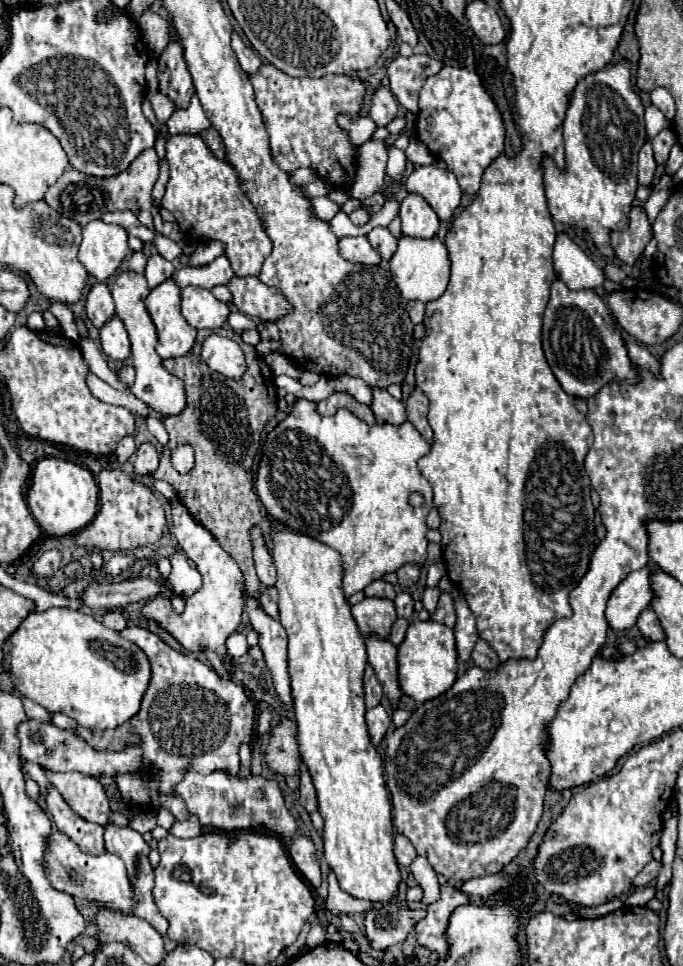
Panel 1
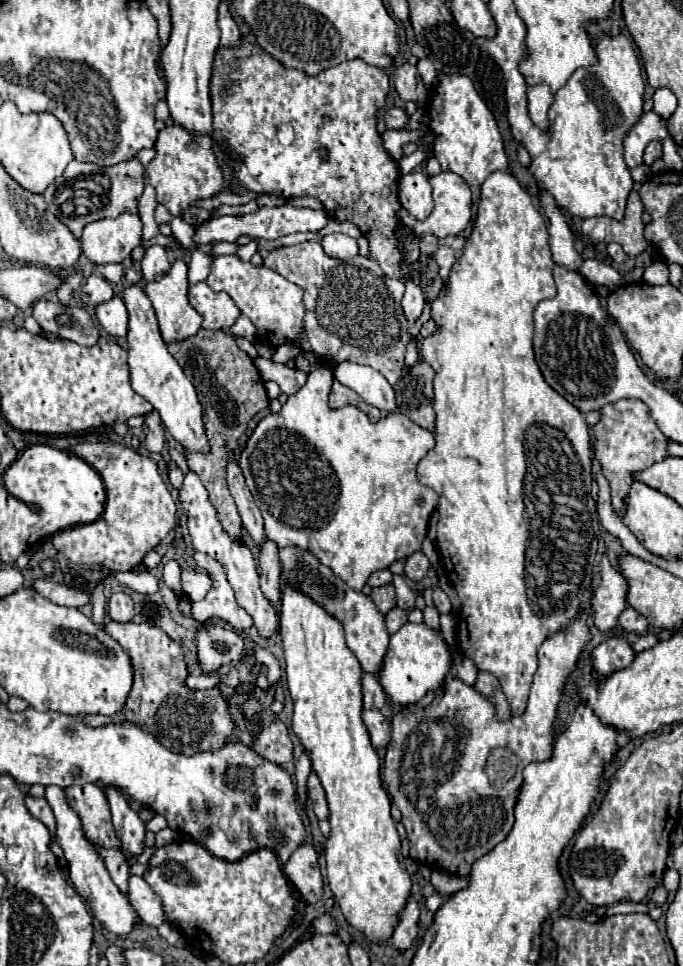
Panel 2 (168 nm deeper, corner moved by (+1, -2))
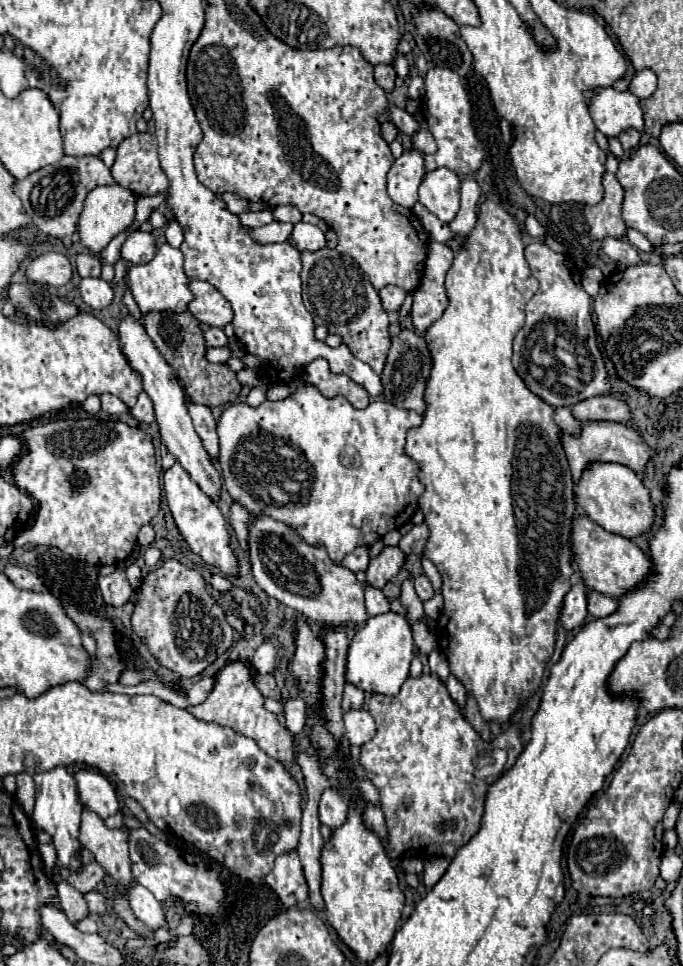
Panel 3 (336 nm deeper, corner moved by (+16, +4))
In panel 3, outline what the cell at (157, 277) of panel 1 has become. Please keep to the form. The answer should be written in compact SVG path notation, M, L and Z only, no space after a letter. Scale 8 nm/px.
M134 230L122 246L122 258L134 266L146 264L148 260L152 260L154 254L156 254L154 236L148 232L142 232L142 230Z

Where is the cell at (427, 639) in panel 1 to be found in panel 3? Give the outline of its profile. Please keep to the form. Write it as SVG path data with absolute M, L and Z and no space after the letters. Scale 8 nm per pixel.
M386 612L380 616L368 618L366 626L356 630L350 648L348 648L348 662L346 662L346 680L364 692L370 694L384 694L396 696L408 678L410 662L414 658L414 640L410 632L410 622L396 614Z

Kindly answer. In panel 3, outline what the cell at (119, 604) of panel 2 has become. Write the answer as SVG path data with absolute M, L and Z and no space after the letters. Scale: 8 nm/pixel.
M116 568L112 574L108 576L100 576L98 578L98 588L102 592L102 598L108 606L124 606L130 598L130 594L134 592L126 580L124 568Z

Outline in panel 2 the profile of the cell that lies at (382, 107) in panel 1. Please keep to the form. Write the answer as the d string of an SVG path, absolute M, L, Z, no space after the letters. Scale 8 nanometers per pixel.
M391 108L387 114L385 114L385 122L387 122L387 128L389 130L395 130L395 128L405 128L407 126L407 112L403 108Z

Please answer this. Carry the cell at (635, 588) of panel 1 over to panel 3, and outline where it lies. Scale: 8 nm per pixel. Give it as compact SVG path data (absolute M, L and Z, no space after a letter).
M580 580L570 588L570 592L564 598L560 624L566 630L574 630L586 622L586 616L588 616L588 588L584 580Z

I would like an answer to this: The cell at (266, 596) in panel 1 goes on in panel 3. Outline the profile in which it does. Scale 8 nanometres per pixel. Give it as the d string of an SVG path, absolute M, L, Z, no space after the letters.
M232 504L230 508L230 524L236 532L236 538L238 538L238 544L240 548L248 554L248 532L250 532L250 524L252 524L252 516L240 506L240 504Z

